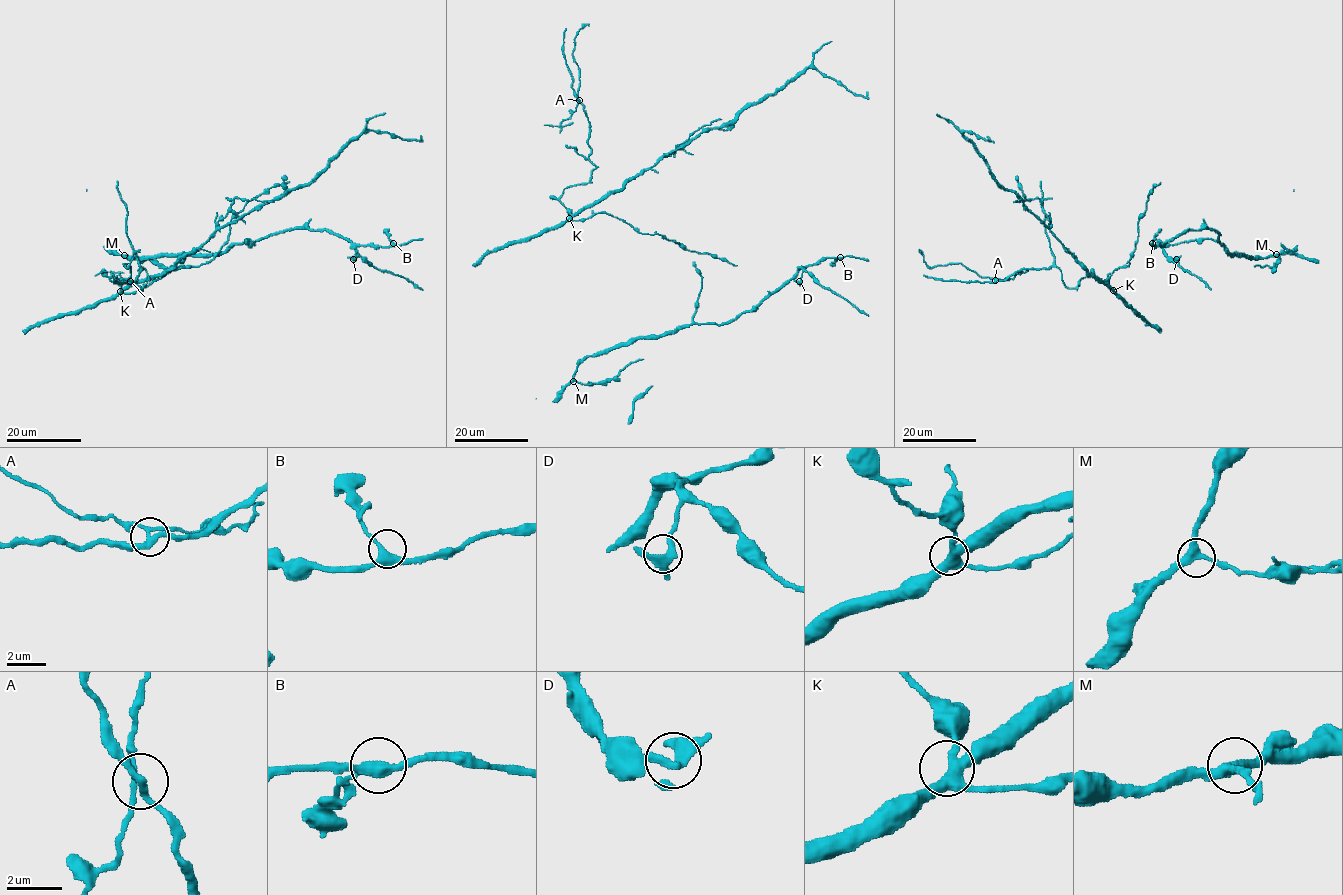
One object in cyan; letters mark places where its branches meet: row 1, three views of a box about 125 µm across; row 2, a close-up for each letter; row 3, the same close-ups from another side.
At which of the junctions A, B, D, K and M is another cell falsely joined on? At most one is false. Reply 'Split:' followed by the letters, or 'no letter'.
Split: A

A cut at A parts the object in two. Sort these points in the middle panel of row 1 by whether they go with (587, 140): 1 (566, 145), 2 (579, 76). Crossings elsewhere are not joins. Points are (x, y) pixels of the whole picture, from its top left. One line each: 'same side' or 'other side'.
1: same side
2: other side

